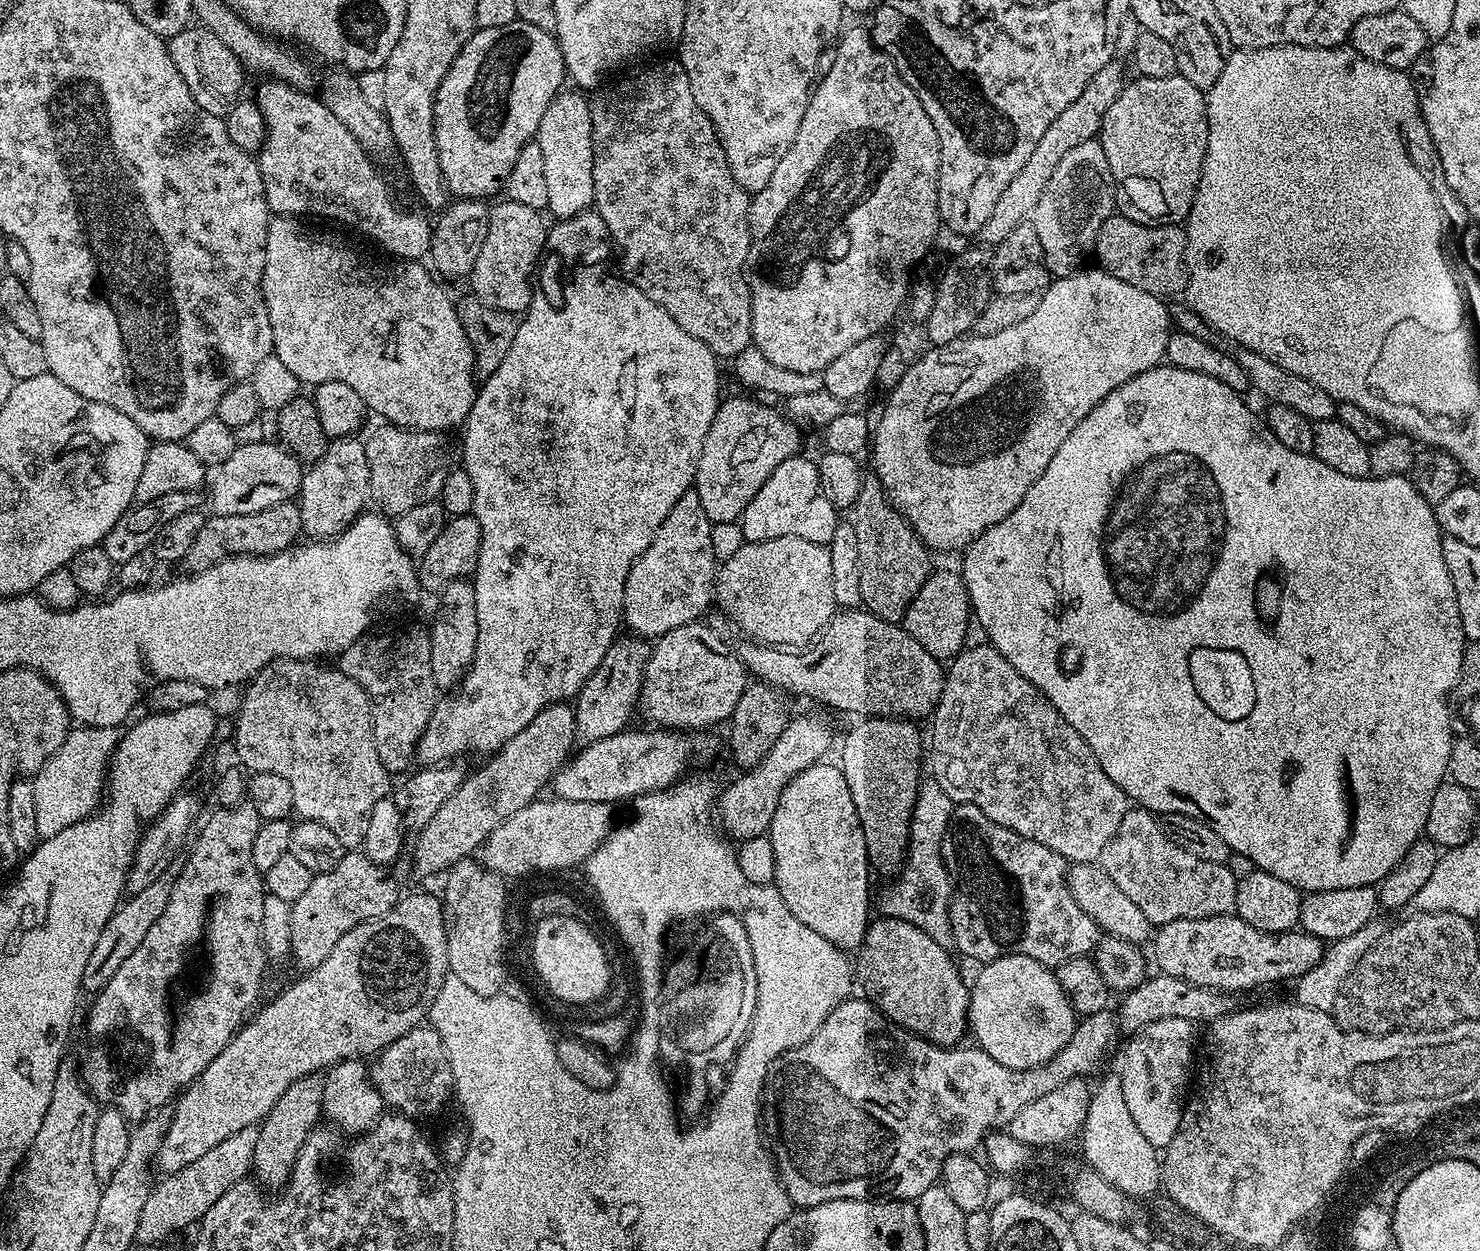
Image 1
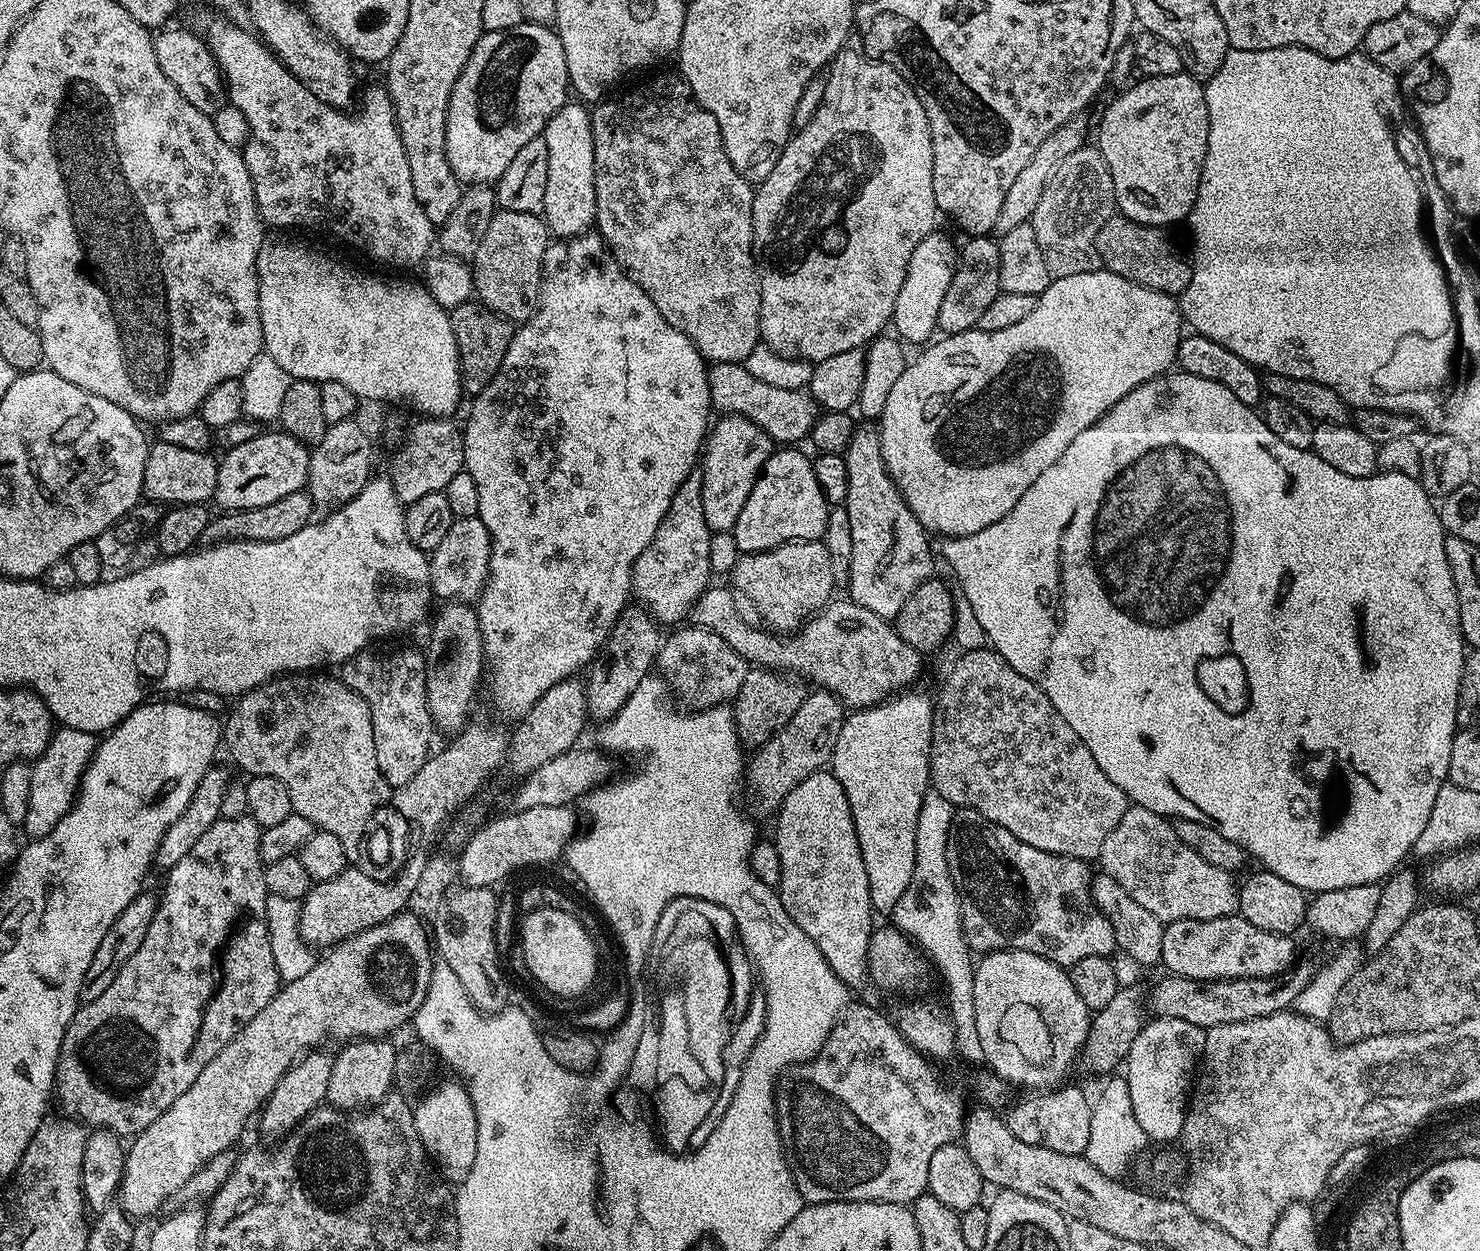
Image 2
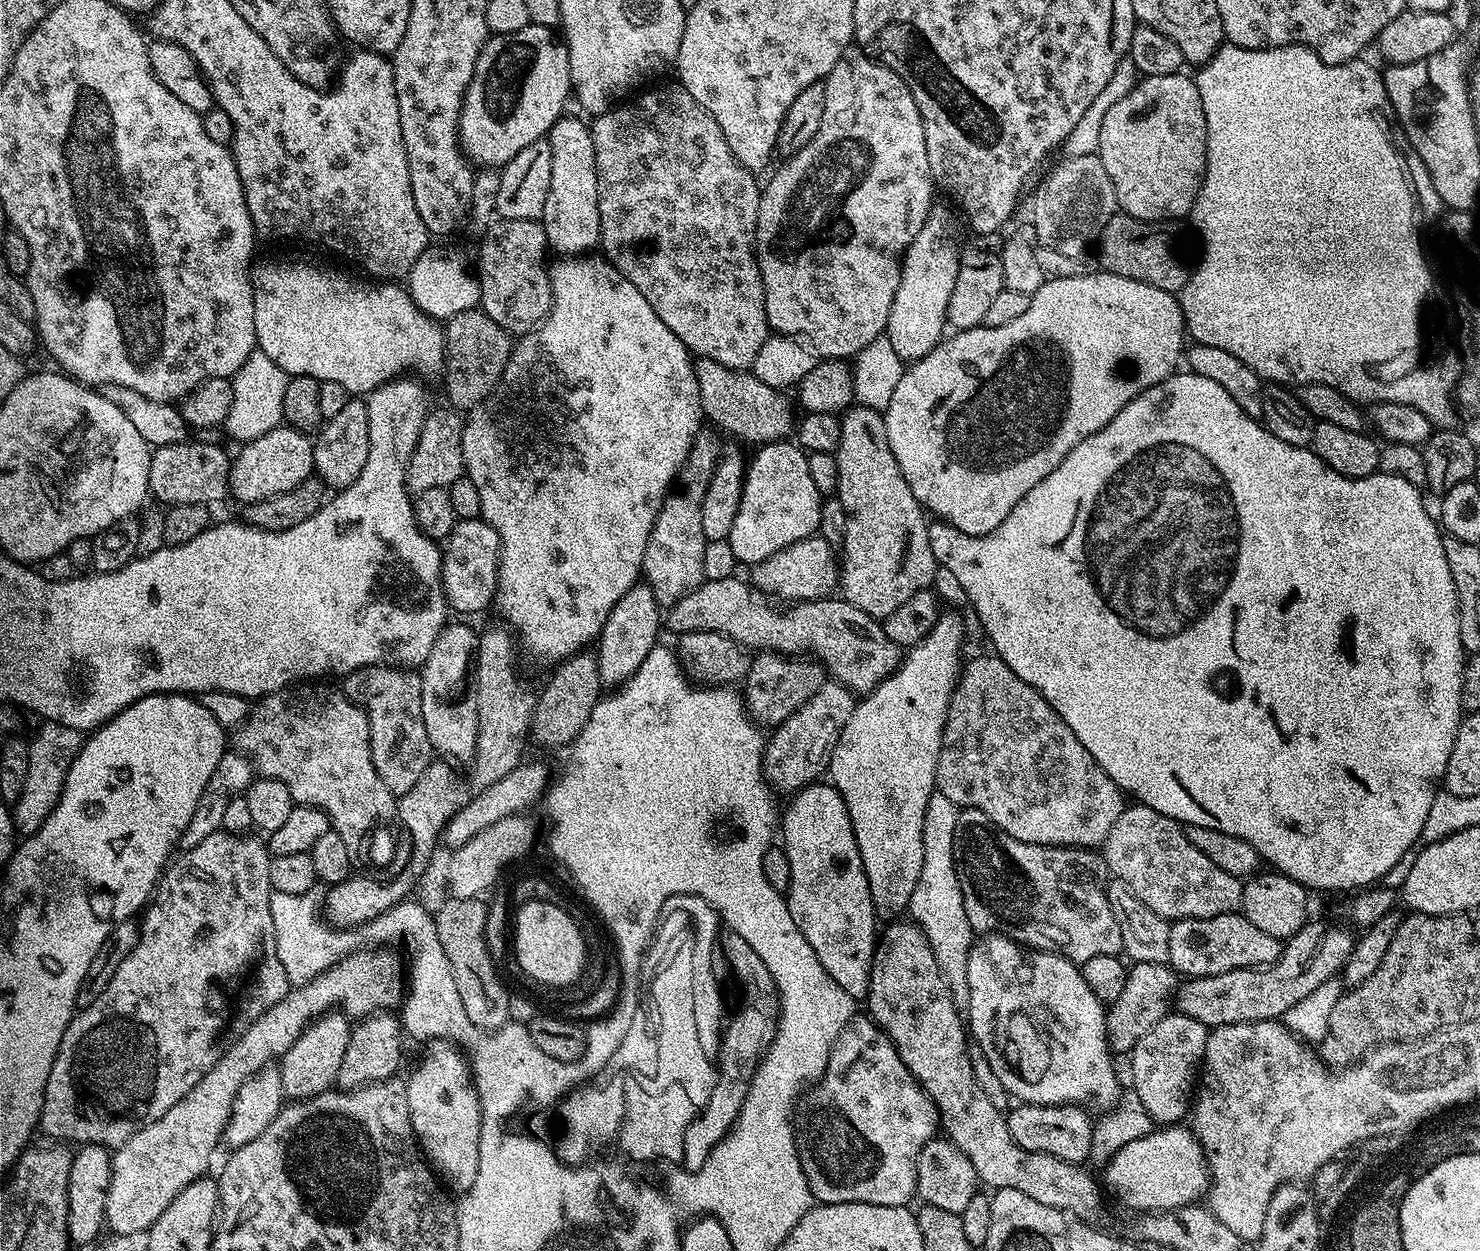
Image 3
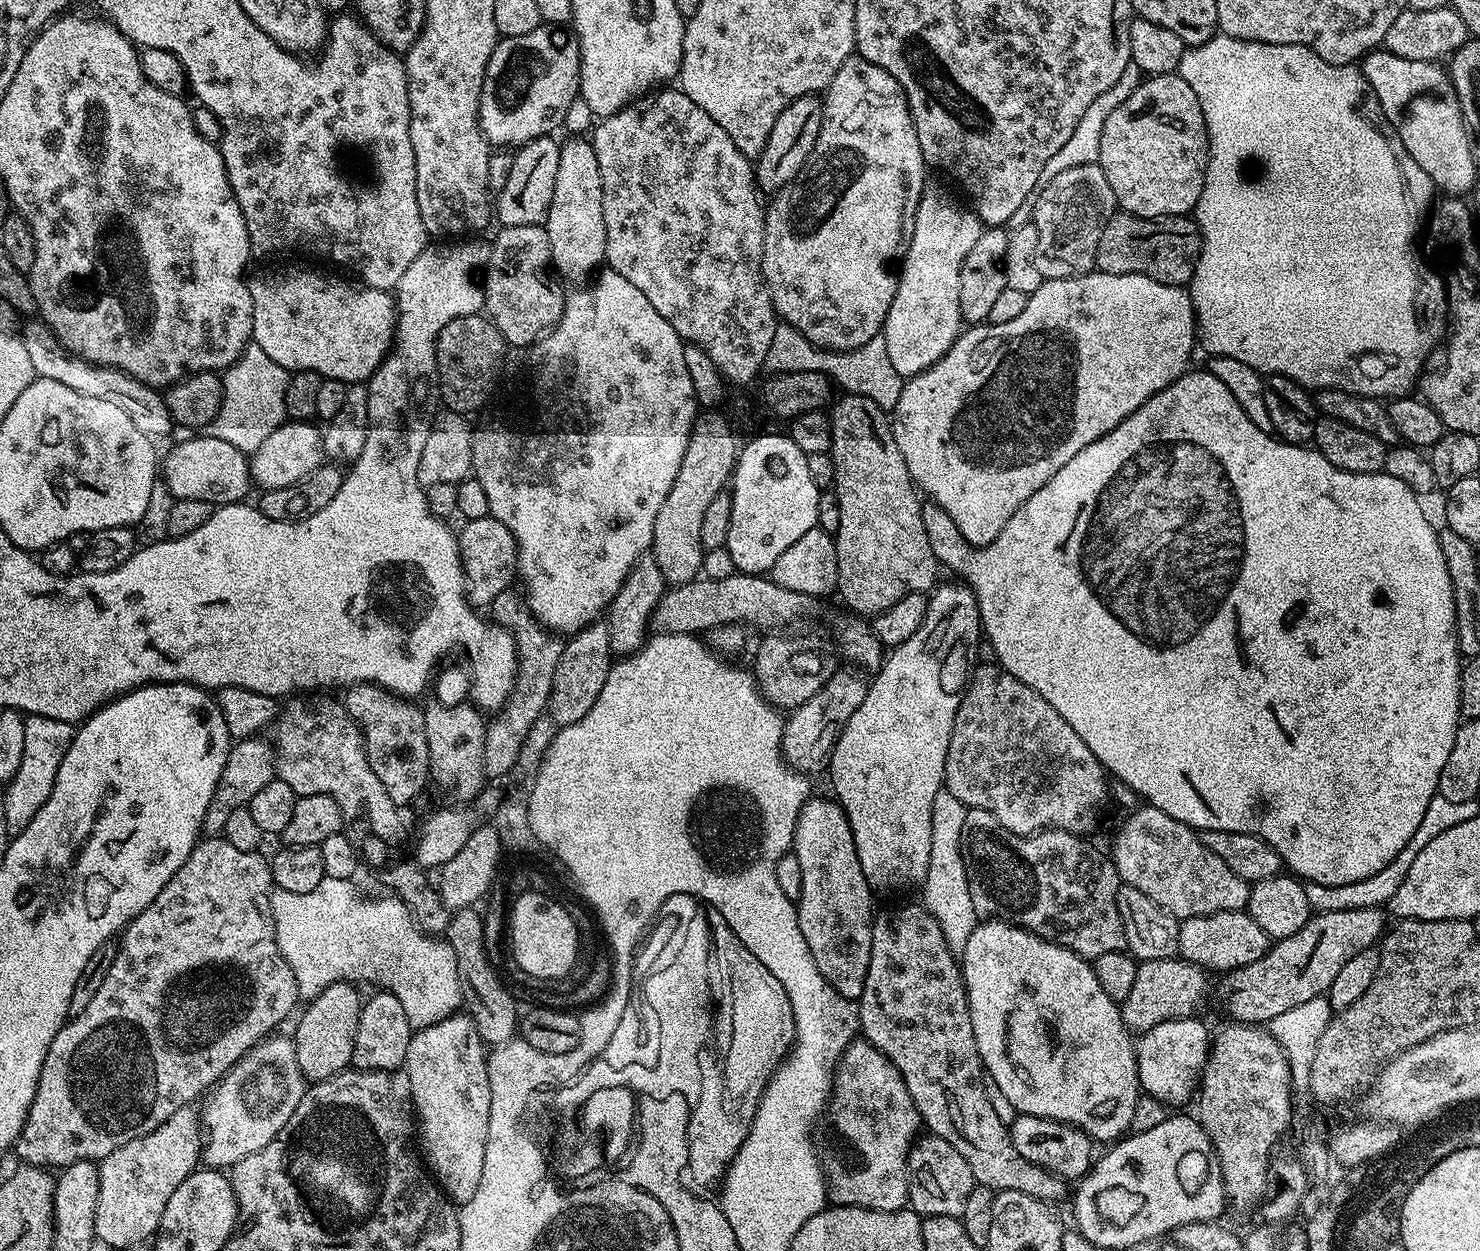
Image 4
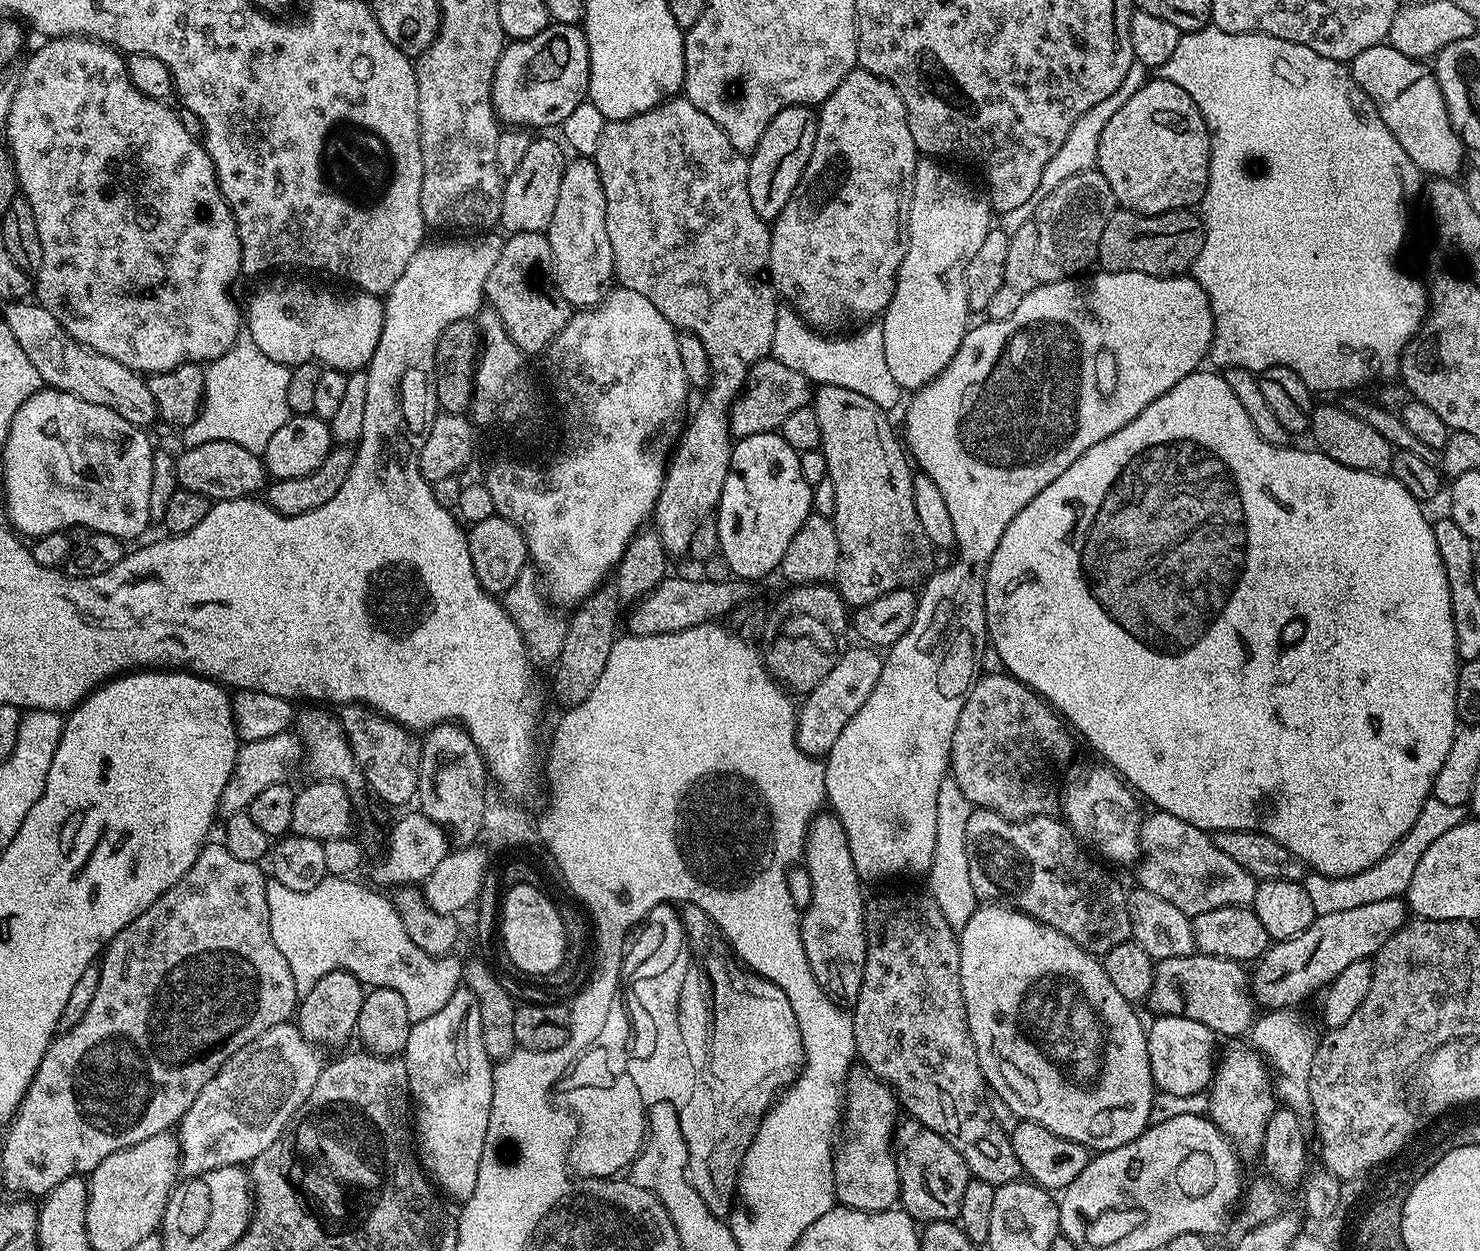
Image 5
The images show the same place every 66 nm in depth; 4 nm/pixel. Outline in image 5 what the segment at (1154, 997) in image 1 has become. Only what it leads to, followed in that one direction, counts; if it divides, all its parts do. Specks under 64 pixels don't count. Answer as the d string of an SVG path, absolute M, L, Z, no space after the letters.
M1401 897L1383 899L1352 907L1336 914L1317 916L1302 934L1275 941L1250 972L1253 1001L1264 1010L1292 1010L1307 996L1328 987L1350 962L1375 957L1376 952L1409 919L1410 912Z

